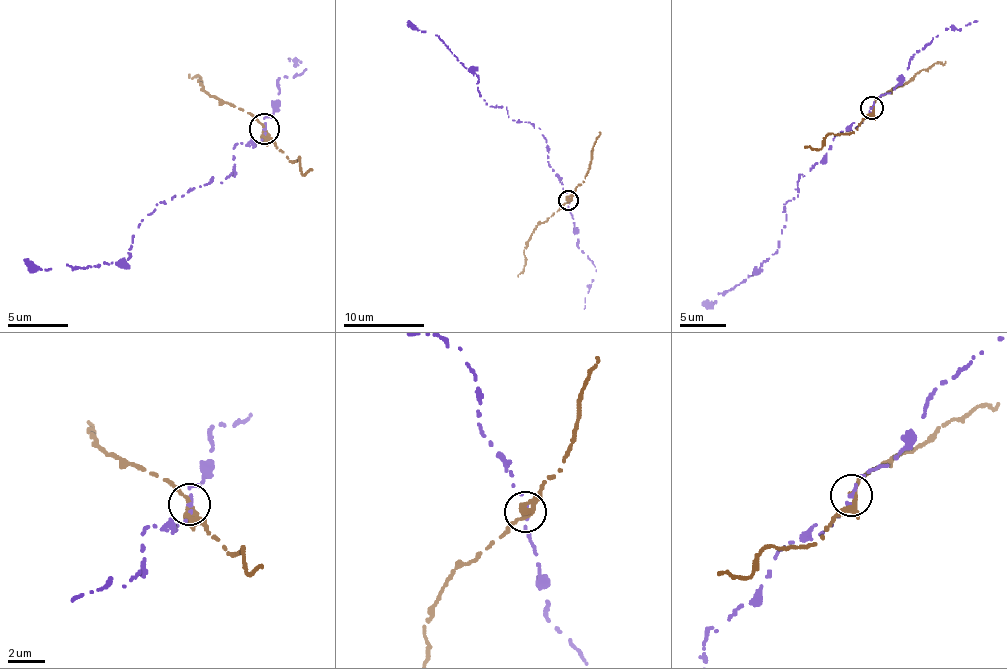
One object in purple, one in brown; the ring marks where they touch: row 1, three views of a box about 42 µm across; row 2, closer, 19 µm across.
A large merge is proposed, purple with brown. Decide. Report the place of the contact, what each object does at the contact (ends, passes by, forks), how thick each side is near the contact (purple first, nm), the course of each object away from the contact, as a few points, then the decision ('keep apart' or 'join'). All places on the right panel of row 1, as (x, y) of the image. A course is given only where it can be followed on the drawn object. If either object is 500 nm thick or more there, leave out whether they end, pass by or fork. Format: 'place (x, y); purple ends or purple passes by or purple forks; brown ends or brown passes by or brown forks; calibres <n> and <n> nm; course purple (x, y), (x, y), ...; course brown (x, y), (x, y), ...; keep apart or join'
place (871, 108); purple ends; brown passes by; calibres 240 and 260 nm; course purple (872, 108), (798, 181), (798, 197), (784, 203), (780, 247), (704, 303); course brown (872, 106), (919, 72), (945, 61); keep apart

